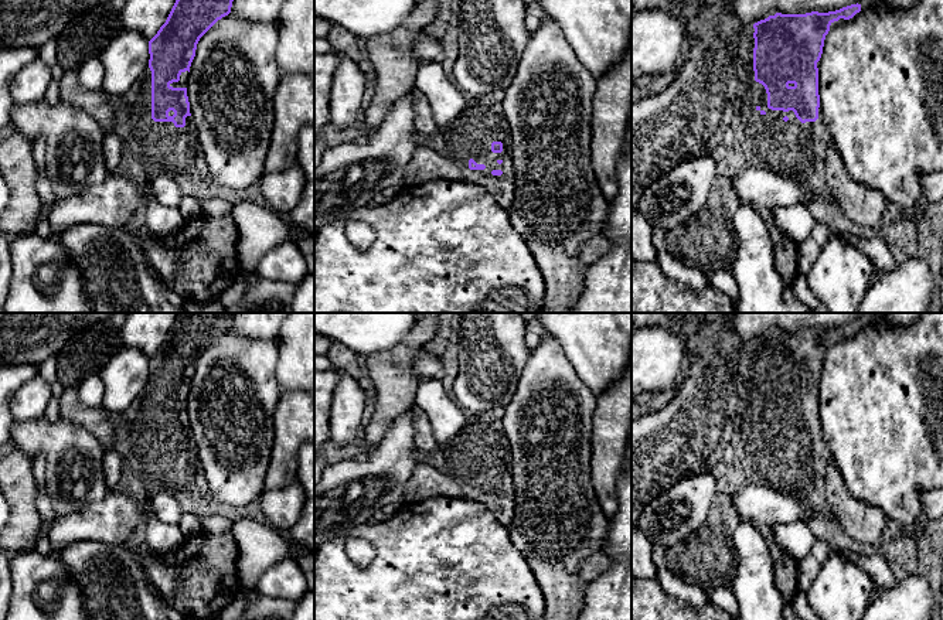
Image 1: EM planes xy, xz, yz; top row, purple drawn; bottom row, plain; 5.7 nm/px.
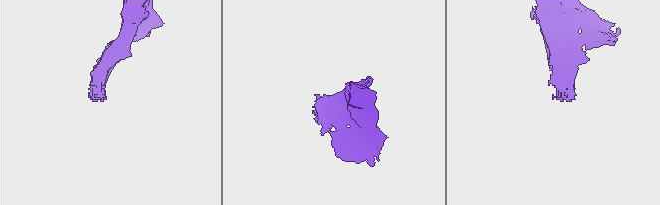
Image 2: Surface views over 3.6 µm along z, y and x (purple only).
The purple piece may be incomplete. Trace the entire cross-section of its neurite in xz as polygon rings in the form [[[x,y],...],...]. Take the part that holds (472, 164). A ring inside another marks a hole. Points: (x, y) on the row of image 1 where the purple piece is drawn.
[[[501,91],[467,95],[463,110],[455,119],[430,136],[415,132],[415,142],[452,160],[464,181],[484,187],[508,211],[515,178],[503,99]]]

